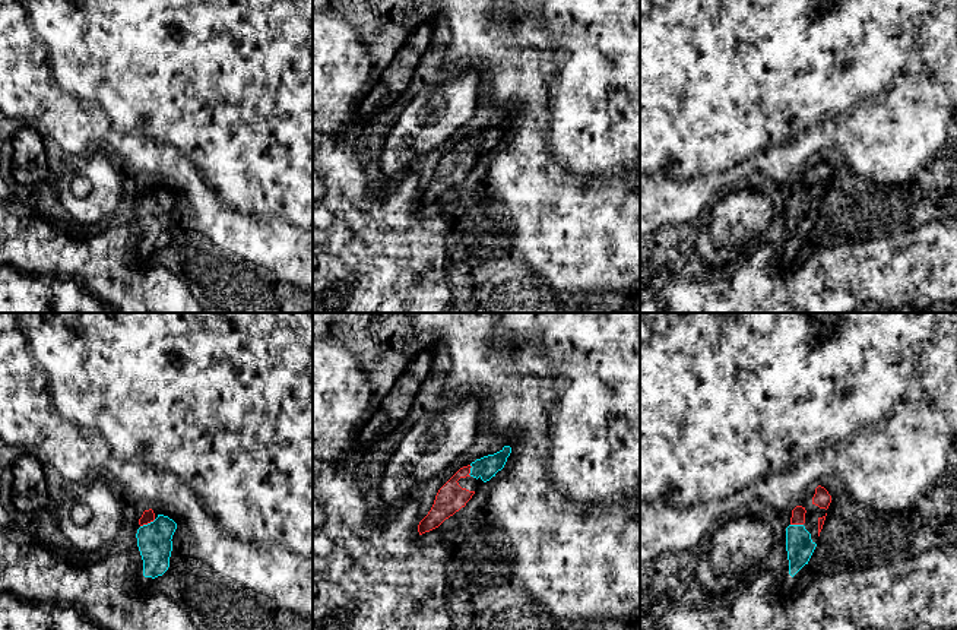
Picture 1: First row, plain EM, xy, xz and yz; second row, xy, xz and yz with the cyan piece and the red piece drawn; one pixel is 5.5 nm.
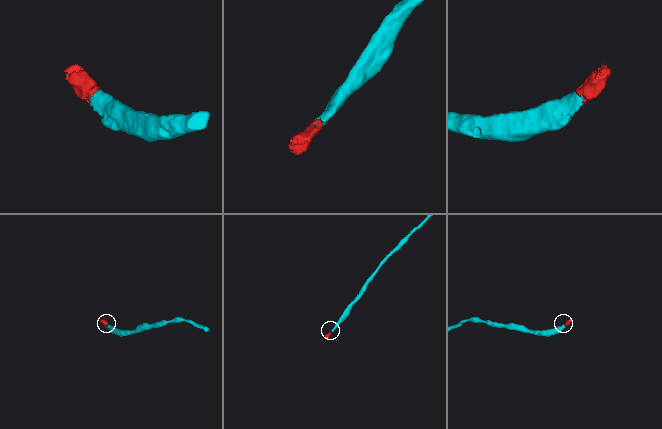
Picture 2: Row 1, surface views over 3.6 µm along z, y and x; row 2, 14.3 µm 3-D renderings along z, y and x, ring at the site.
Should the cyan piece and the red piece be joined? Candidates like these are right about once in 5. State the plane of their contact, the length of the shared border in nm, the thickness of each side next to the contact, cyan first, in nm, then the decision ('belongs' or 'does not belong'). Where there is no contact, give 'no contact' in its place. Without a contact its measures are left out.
meets cyan in xy; contact 100 nm long; 190 nm thick on the cyan side, 70 nm on the other; belongs

